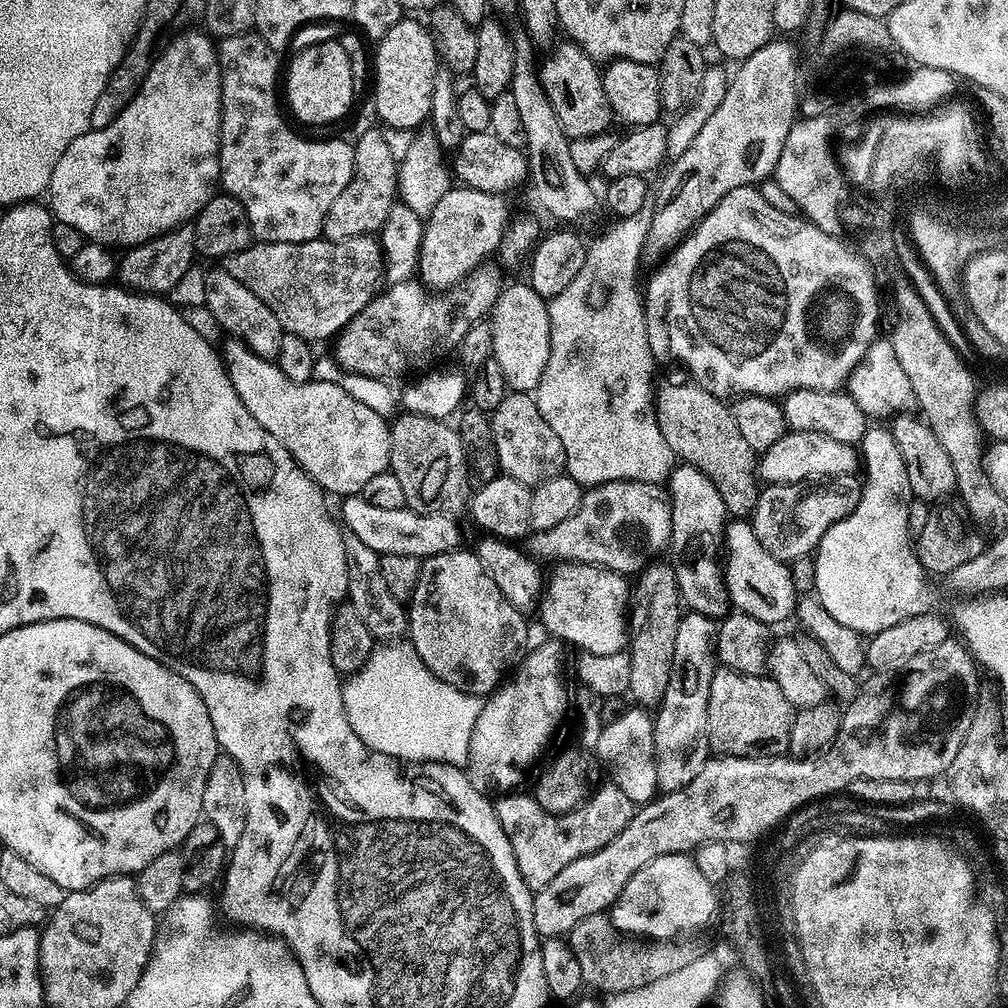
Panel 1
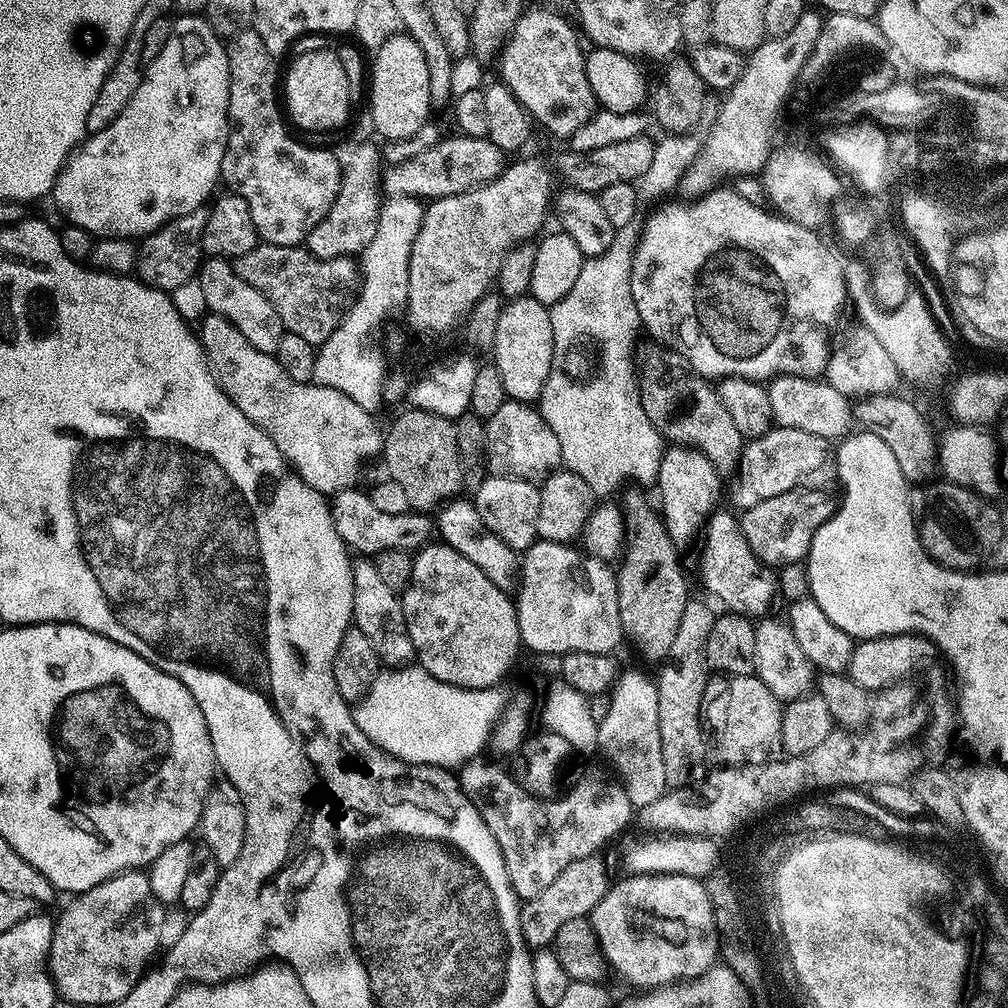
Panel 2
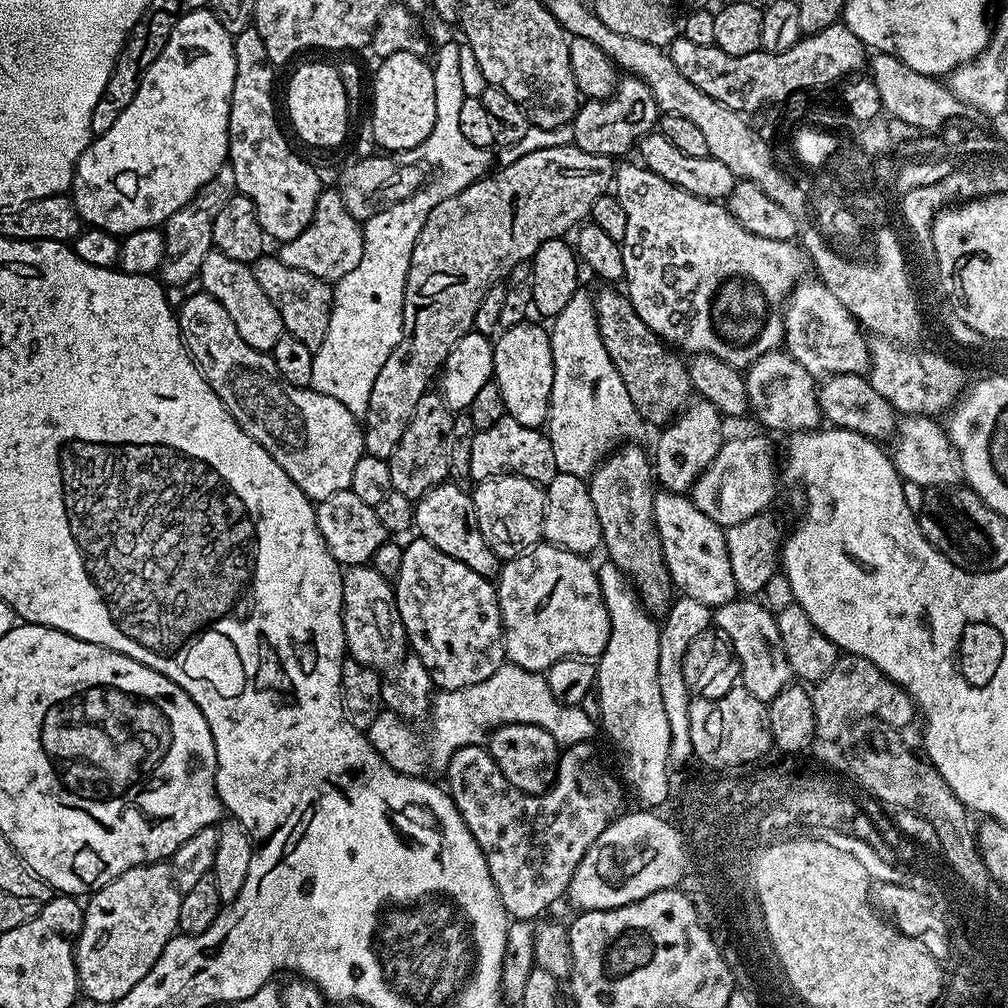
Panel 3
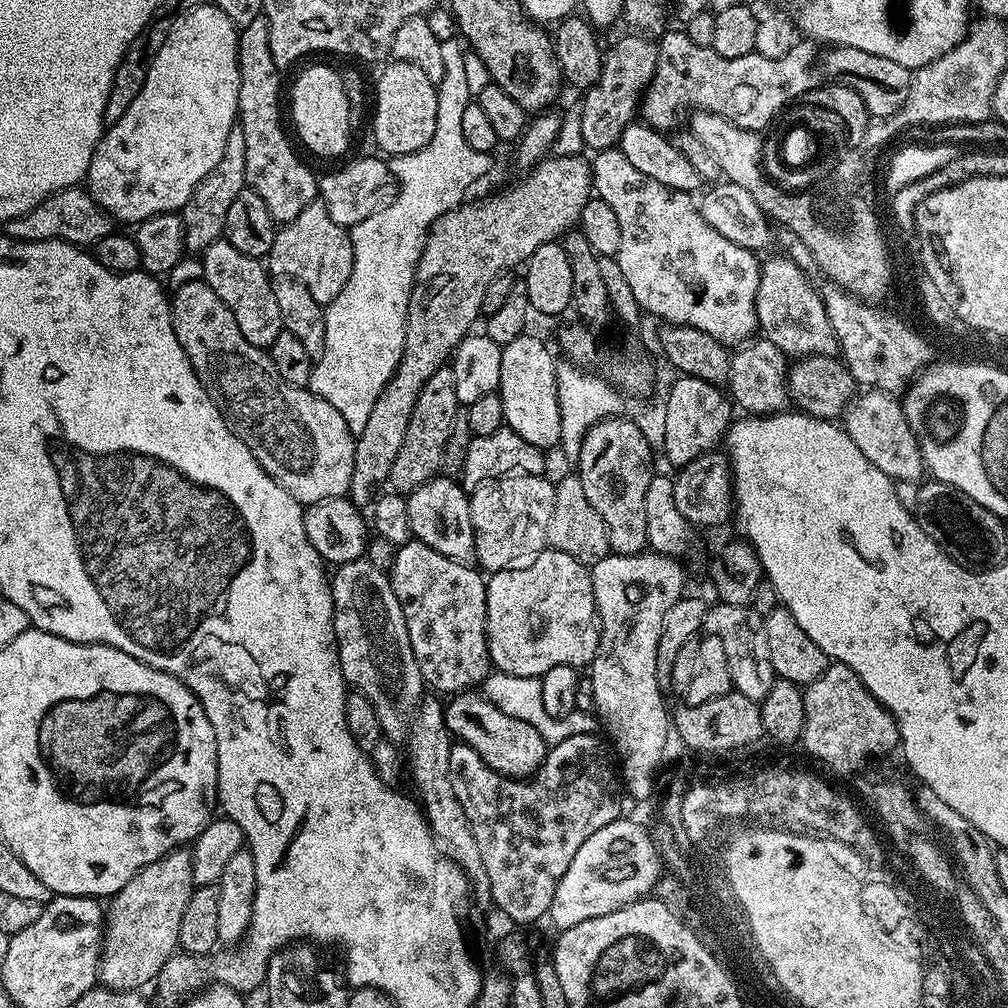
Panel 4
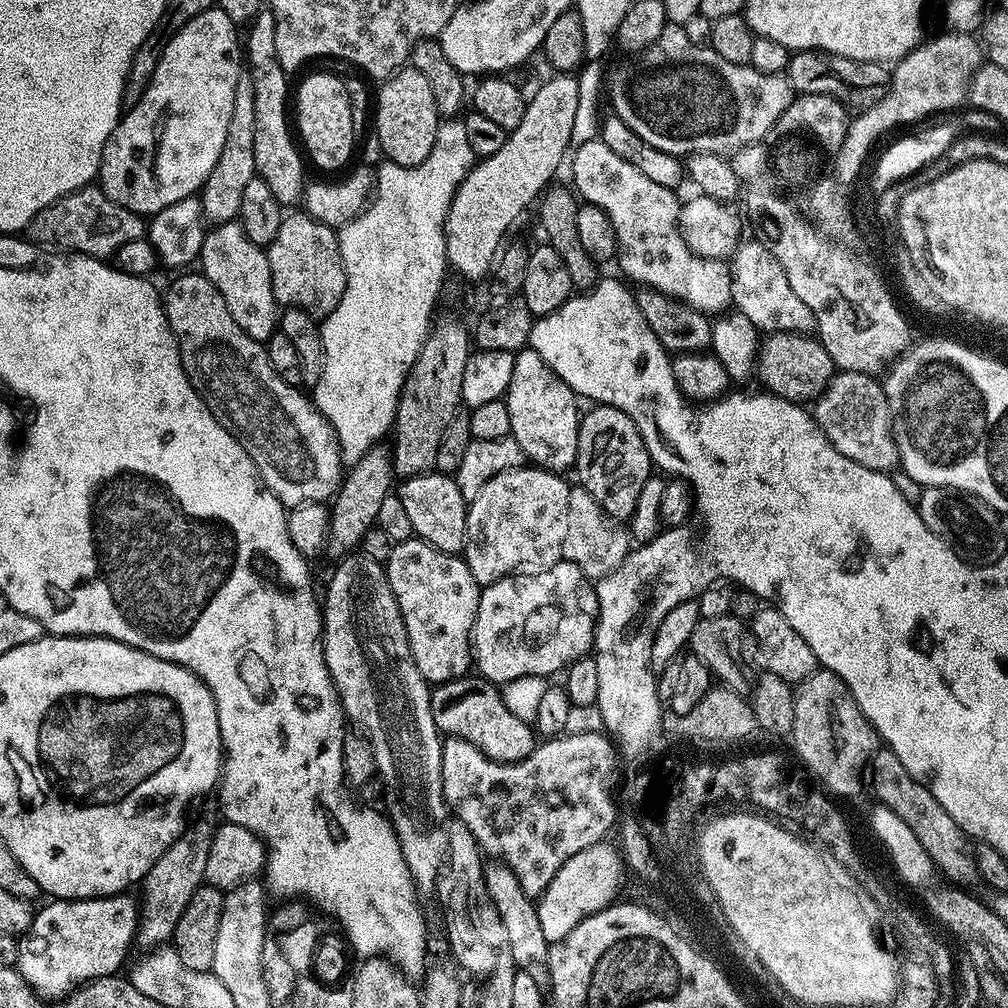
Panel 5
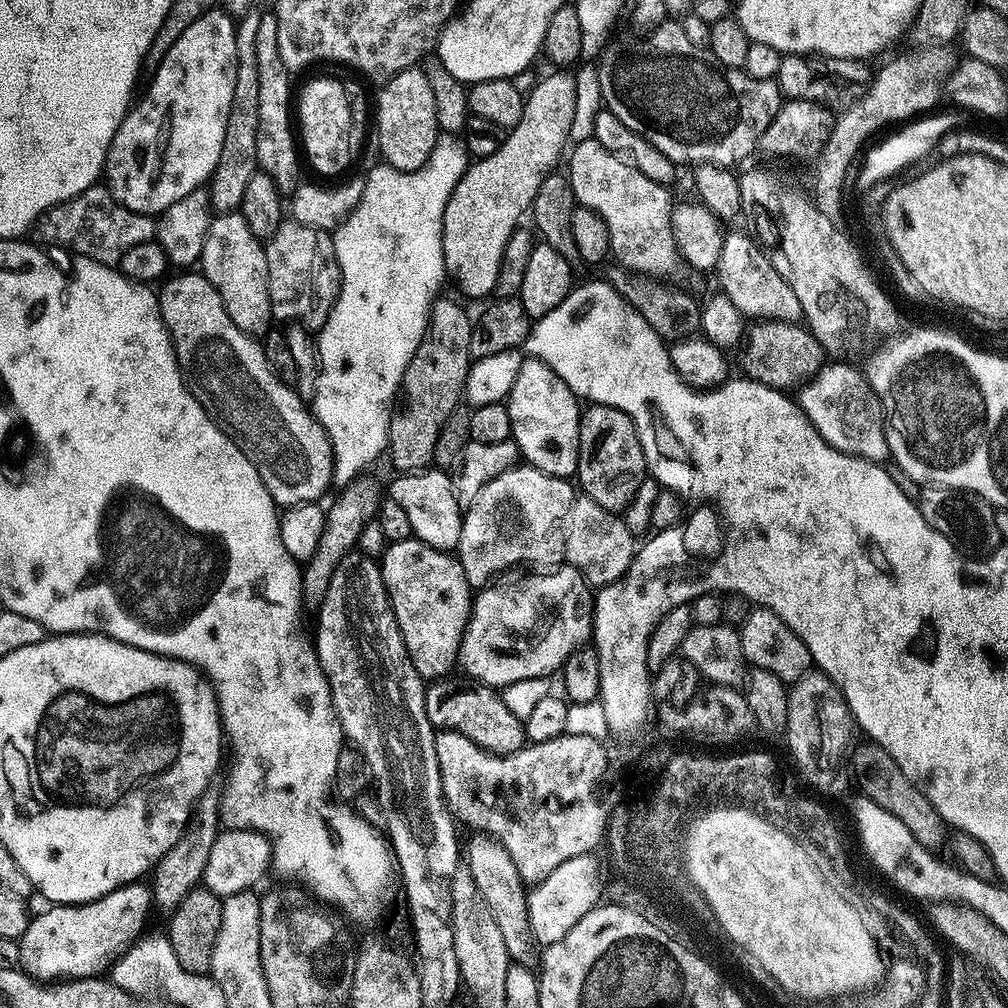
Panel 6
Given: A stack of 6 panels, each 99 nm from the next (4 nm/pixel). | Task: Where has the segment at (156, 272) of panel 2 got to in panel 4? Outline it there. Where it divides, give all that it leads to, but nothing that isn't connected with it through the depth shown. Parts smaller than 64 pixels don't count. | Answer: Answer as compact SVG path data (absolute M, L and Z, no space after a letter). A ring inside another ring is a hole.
M233 130L226 138L226 150L218 158L218 166L194 190L188 205L182 209L184 222L184 247L189 253L202 254L216 240L221 239L224 231L224 219L229 212L234 198L245 191L246 185L246 140L238 130Z

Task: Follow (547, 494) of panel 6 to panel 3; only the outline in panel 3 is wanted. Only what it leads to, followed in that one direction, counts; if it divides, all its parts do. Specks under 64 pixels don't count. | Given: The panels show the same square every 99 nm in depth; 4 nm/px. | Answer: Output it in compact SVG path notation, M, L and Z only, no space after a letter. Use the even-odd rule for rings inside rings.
M495 476L494 478L486 478L479 481L475 485L476 489L471 489L470 495L472 497L472 505L474 506L474 514L476 515L476 525L478 530L482 530L482 538L486 538L486 546L490 546L490 550L494 550L497 560L503 562L505 560L512 560L515 556L520 556L522 553L528 551L530 548L535 548L537 544L541 543L544 534L544 493L545 489L534 483L532 480L527 480L521 476Z

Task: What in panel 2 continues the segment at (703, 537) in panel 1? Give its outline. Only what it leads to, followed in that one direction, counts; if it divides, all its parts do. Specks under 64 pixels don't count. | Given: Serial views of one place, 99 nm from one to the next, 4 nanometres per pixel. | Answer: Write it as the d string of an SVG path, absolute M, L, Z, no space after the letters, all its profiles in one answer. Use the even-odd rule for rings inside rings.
M672 446L665 451L658 470L655 487L660 488L660 504L658 500L658 508L664 517L664 525L670 534L670 538L677 546L684 545L683 543L690 539L695 532L697 535L708 517L717 511L719 504L716 503L720 500L720 476L722 476L721 469L715 468L710 458L697 447Z

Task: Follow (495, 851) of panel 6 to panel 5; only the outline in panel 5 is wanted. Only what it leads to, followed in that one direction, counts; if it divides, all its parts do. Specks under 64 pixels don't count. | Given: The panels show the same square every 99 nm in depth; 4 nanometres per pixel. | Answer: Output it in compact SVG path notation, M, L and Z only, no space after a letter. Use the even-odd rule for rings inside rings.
M492 862L485 867L484 881L486 890L498 910L498 918L506 926L506 935L510 937L510 954L514 958L519 971L530 974L534 982L542 989L551 989L550 966L548 965L549 943L546 934L542 934L542 922L538 922L538 910L533 897L518 886L518 880L514 878L511 870L499 862Z

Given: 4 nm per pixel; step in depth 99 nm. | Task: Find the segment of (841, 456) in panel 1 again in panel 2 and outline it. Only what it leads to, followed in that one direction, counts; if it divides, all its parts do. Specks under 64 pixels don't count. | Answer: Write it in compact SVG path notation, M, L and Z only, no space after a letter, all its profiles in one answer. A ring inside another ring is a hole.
M773 426L769 432L747 441L740 451L740 461L734 469L732 480L732 504L736 510L753 508L766 498L786 494L797 487L811 472L816 472L830 460L829 441L818 438L818 434L806 434L806 430L794 430Z

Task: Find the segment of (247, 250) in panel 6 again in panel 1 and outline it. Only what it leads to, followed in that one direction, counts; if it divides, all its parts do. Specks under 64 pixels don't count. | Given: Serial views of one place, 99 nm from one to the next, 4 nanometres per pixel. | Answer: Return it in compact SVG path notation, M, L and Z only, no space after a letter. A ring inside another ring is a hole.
M212 266L212 269L204 276L204 300L203 307L214 314L216 321L220 323L221 329L229 337L241 340L242 343L254 354L275 358L278 354L278 345L284 337L284 327L278 322L274 310L254 294L254 290L246 290L234 274L227 272L222 266Z

